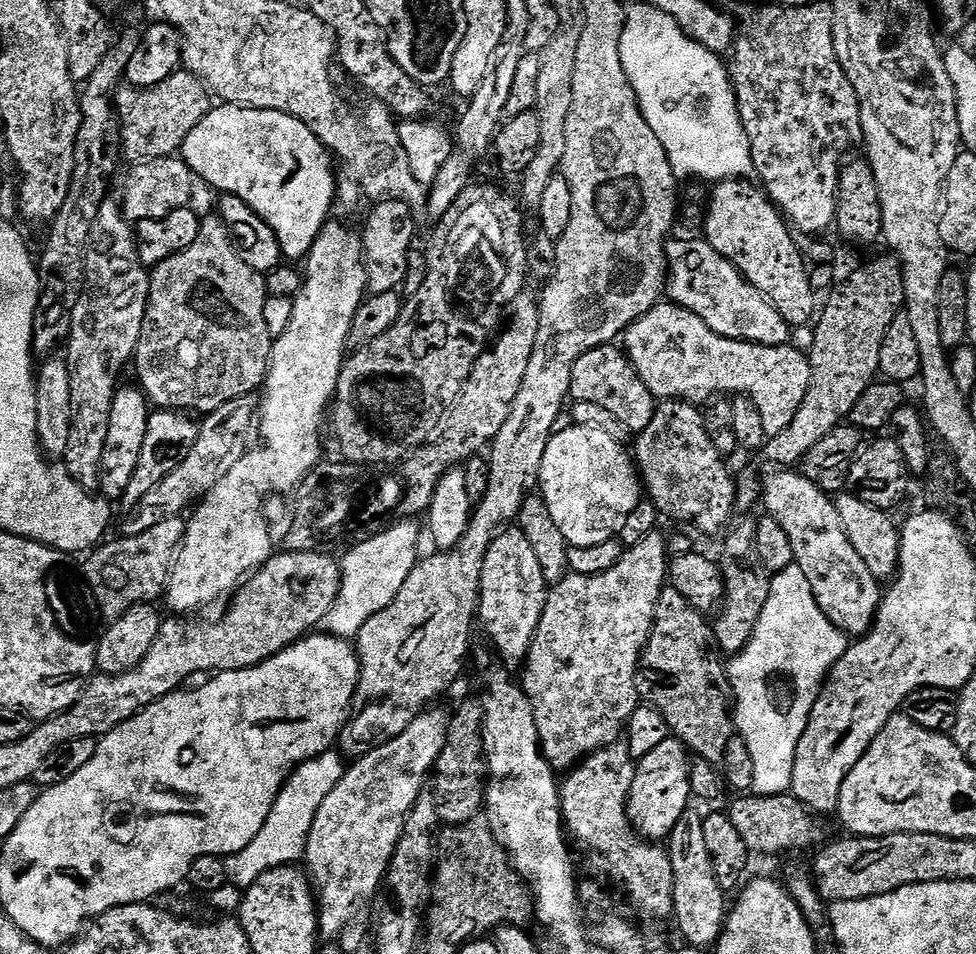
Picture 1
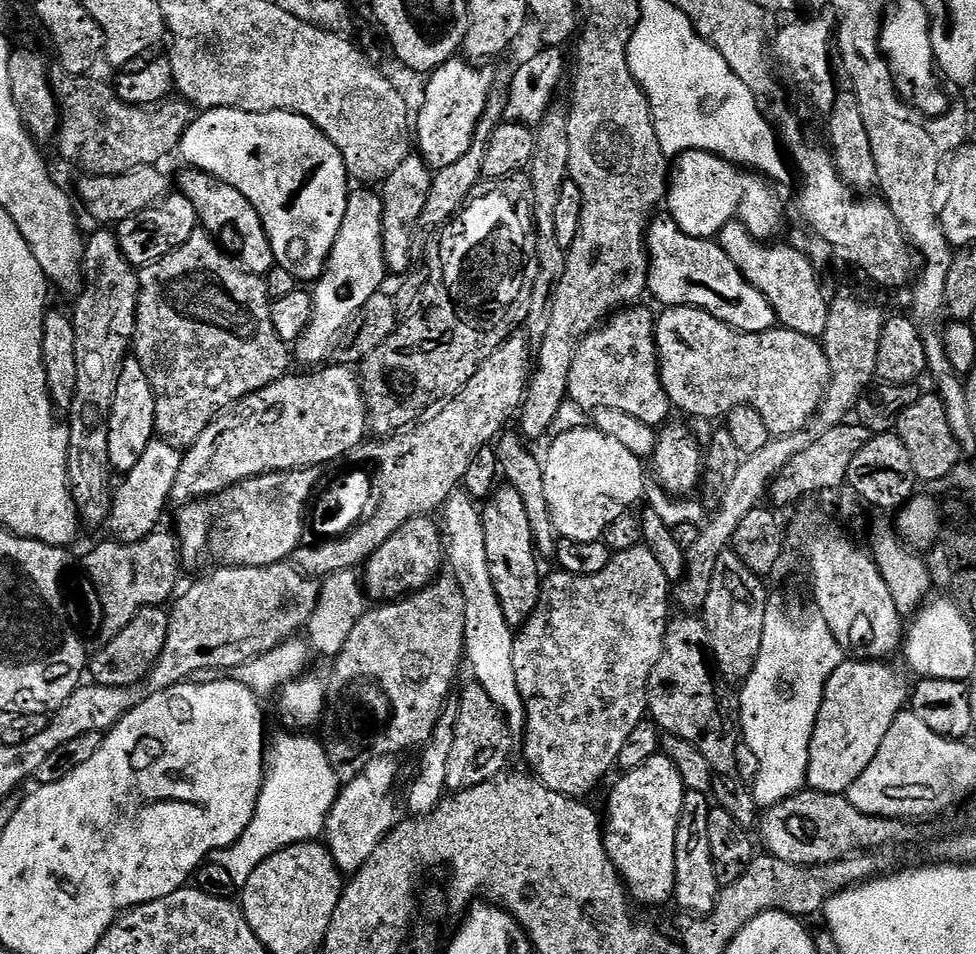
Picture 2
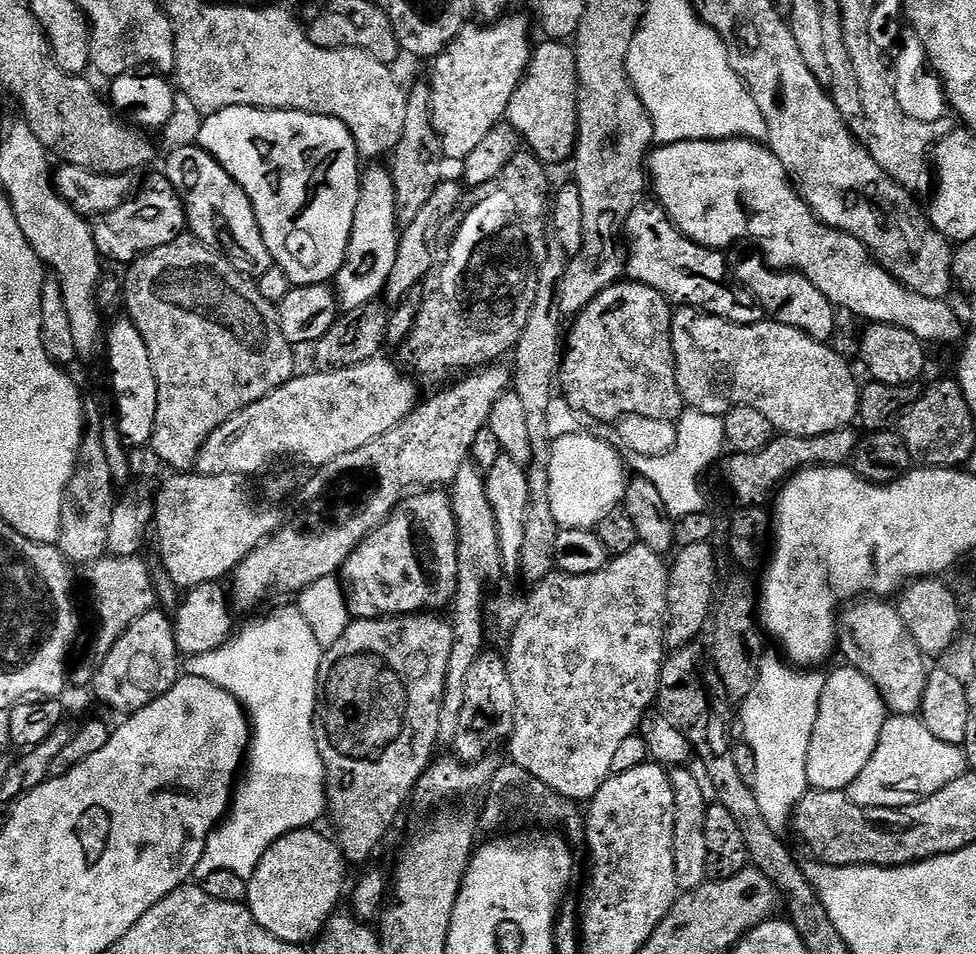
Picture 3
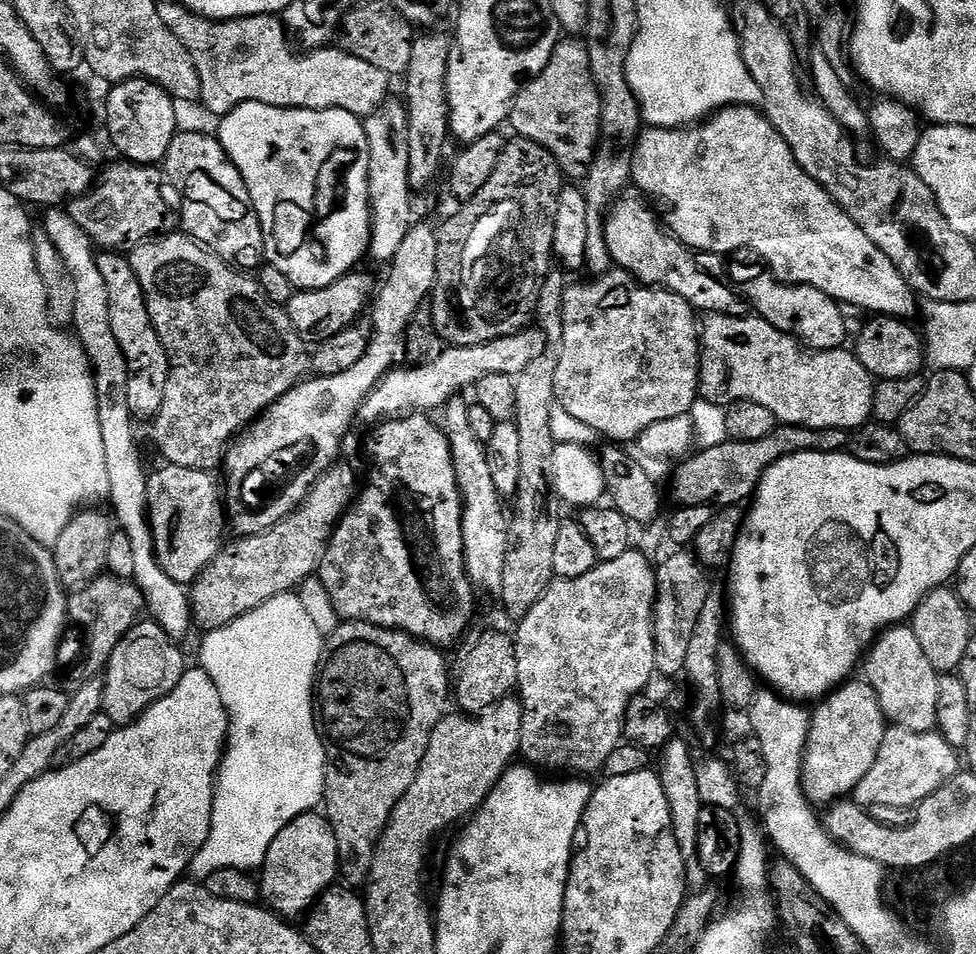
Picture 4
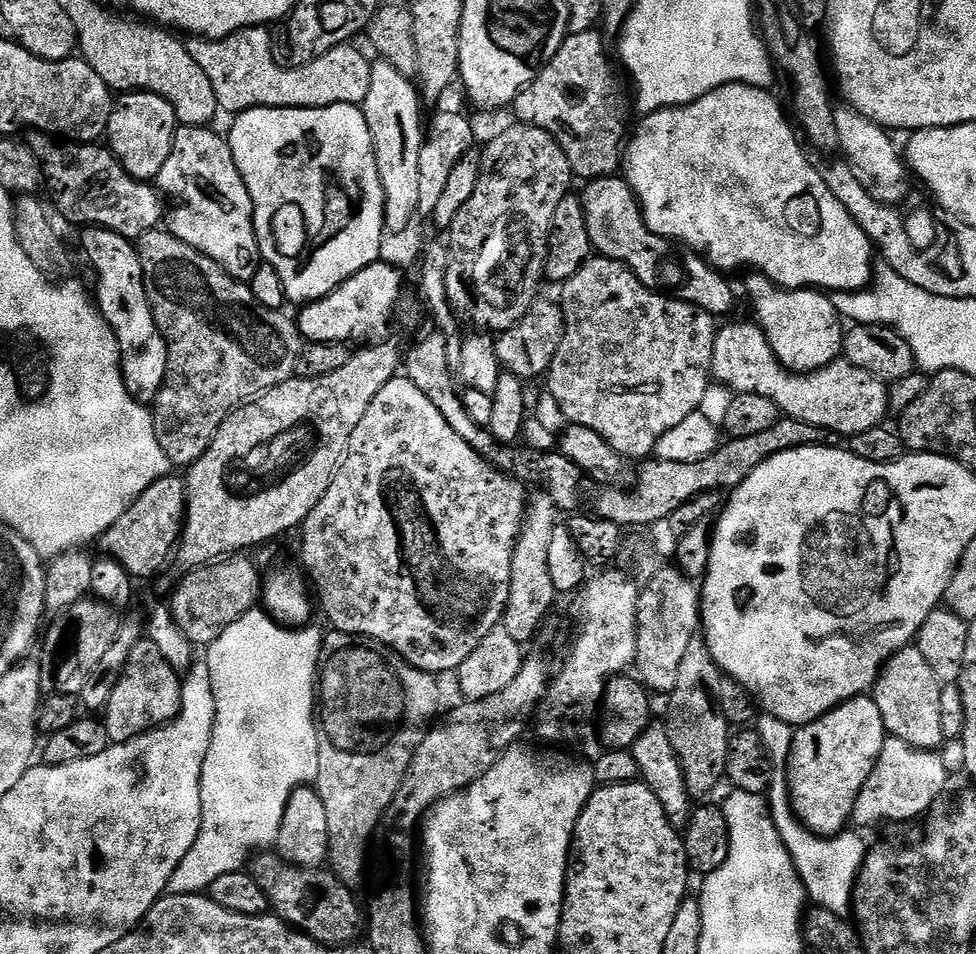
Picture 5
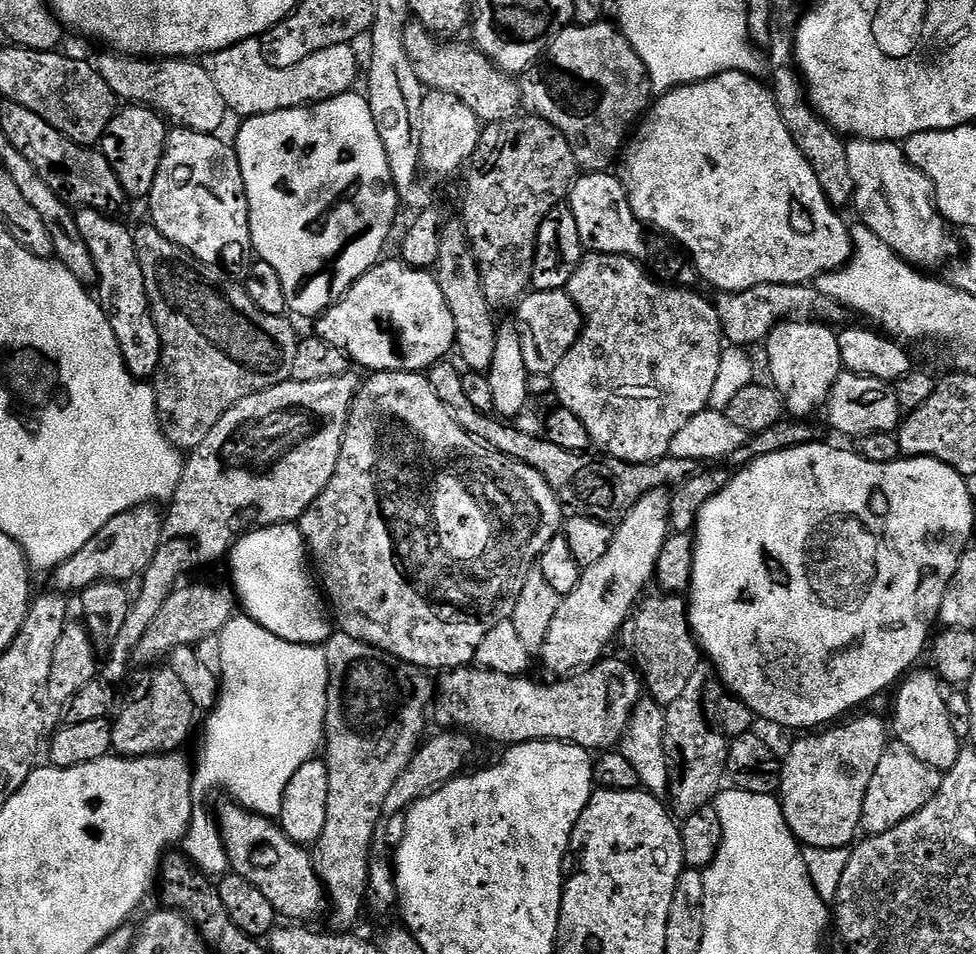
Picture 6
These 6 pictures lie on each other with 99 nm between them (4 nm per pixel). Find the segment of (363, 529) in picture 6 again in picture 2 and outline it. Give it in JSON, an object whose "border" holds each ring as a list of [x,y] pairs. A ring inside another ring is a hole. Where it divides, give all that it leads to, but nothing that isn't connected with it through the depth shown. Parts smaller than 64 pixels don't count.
{"border":[[[432,516],[410,518],[363,565],[362,587],[372,602],[391,602],[425,588],[442,568],[442,528]]]}

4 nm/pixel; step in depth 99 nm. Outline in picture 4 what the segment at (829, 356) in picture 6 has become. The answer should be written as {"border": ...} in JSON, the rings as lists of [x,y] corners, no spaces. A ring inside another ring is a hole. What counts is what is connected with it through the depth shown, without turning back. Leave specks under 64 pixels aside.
{"border":[[[771,274],[756,276],[742,287],[742,295],[751,311],[762,317],[770,326],[788,336],[794,336],[803,347],[825,352],[828,348],[839,348],[844,341],[844,316],[841,305],[831,300],[822,290],[814,290],[808,284],[783,284]]]}

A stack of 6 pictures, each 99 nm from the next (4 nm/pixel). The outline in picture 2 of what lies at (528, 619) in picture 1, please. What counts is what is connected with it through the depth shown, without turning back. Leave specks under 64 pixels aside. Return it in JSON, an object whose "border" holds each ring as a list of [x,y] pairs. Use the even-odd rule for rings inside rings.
{"border":[[[500,486],[483,501],[482,530],[486,530],[486,562],[490,562],[490,578],[494,584],[494,594],[498,594],[502,614],[506,614],[508,624],[524,624],[536,609],[542,571],[536,565],[538,553],[536,545],[532,543],[530,518],[526,518],[526,505],[522,503],[518,490],[511,486]]]}

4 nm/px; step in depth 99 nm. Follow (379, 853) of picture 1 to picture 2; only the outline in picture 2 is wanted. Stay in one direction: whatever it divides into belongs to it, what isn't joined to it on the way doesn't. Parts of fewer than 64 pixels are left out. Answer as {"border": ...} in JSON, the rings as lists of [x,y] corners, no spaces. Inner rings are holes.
{"border":[[[390,756],[371,760],[352,780],[336,793],[336,801],[324,823],[323,839],[333,860],[344,874],[356,872],[374,854],[378,842],[397,823],[396,779],[400,776],[397,761]]]}

